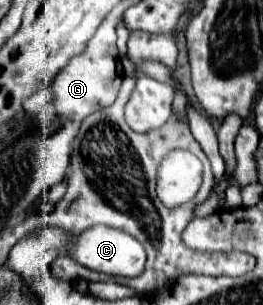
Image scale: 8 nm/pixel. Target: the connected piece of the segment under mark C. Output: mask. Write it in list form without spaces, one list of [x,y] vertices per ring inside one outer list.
[[[96,225],[90,227],[88,231],[84,231],[76,241],[74,241],[74,257],[80,265],[100,271],[100,273],[108,273],[108,275],[120,275],[120,277],[136,277],[144,271],[144,263],[146,263],[146,251],[144,247],[140,247],[140,243],[114,227],[106,227],[106,225]]]

